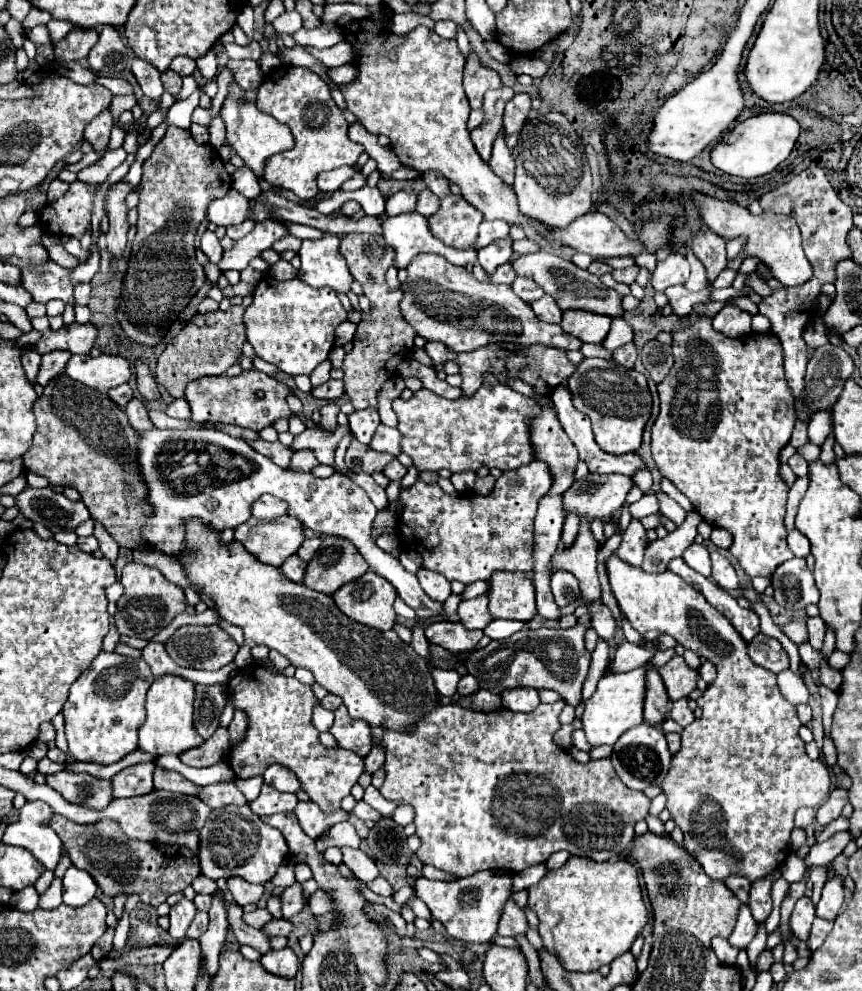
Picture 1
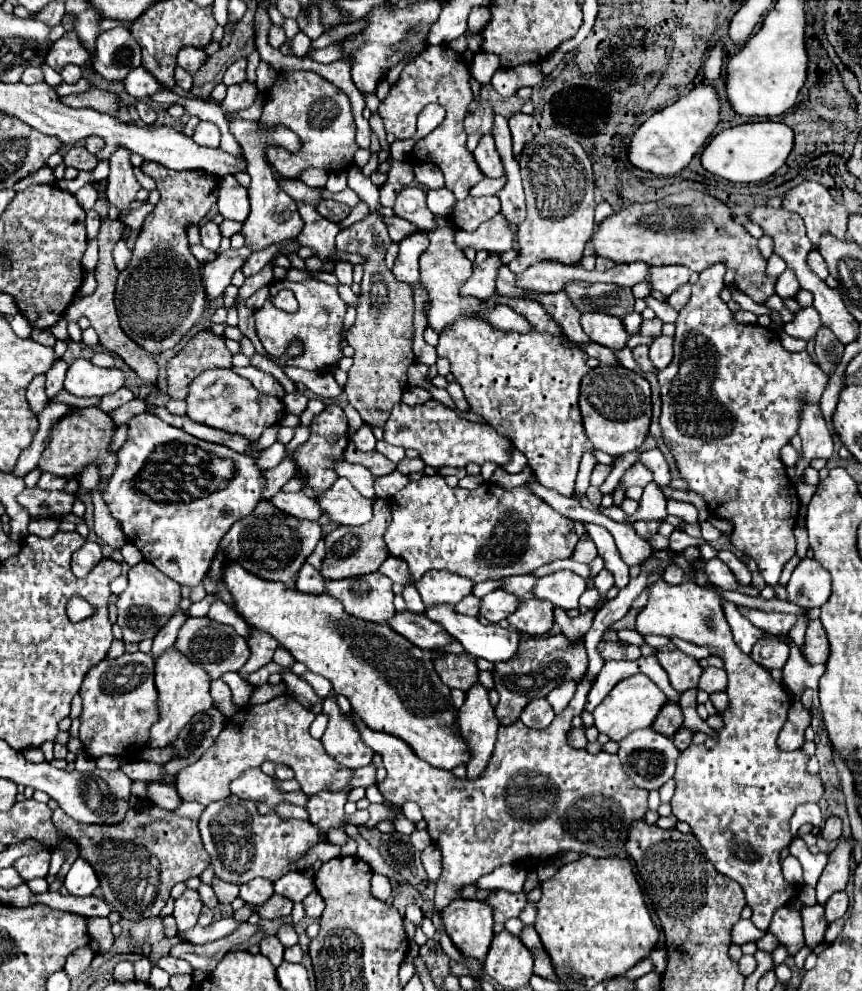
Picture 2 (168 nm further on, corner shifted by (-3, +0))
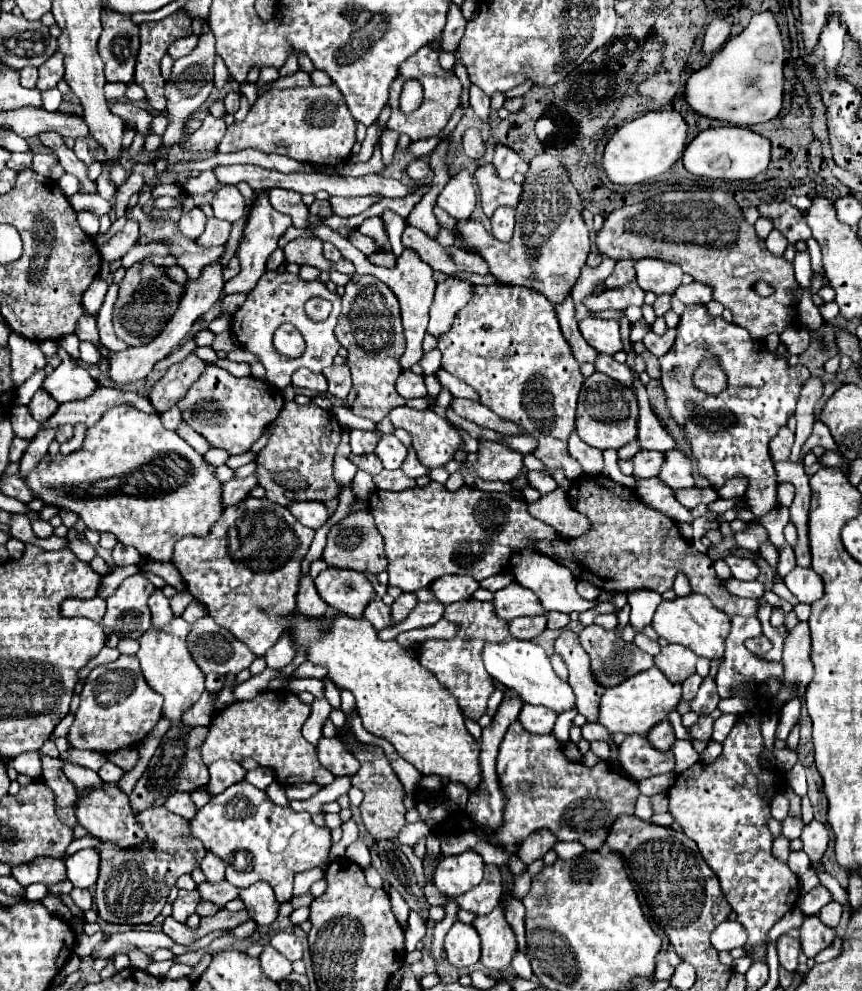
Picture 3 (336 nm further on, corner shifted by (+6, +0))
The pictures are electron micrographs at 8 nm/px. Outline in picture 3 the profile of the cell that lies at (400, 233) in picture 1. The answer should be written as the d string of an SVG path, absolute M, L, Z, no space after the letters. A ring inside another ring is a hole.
M325 226L323 232L315 232L323 242L331 242L337 246L337 250L343 254L343 258L351 260L355 264L355 272L360 275L370 274L377 276L383 284L387 284L393 294L397 296L399 304L401 304L401 318L403 318L403 328L405 328L405 340L407 340L407 346L405 346L405 352L401 356L401 366L403 370L409 370L413 364L417 364L423 356L423 350L421 350L421 342L423 342L423 336L427 332L427 322L429 322L429 308L433 304L433 292L435 292L435 280L433 280L433 270L429 268L429 264L425 264L417 252L413 252L413 248L405 248L401 256L397 256L395 260L395 266L391 268L381 268L381 266L374 266L361 254L355 246L351 246L341 234L337 234L335 230L329 230Z

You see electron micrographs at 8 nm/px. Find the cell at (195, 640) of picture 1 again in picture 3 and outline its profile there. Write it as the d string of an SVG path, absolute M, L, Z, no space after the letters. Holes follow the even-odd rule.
M211 616L199 618L195 624L191 624L187 644L203 674L239 674L255 660L255 654L231 632L215 624Z

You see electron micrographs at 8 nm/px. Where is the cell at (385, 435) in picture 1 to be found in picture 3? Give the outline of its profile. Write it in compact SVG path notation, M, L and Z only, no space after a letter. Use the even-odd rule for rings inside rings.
M375 430L377 432L377 448L375 448L375 454L381 458L383 466L387 470L395 470L403 464L405 456L407 456L407 448L399 442L399 438L395 434L385 434L381 430Z

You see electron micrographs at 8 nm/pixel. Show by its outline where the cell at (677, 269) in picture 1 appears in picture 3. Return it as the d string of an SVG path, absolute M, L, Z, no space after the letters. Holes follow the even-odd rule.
M639 260L635 264L637 284L643 290L651 290L655 294L673 294L681 286L683 270L677 264L661 262L661 260Z

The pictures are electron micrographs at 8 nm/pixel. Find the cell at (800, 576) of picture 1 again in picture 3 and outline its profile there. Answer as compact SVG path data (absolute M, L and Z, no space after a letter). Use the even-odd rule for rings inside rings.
M795 566L785 576L785 586L791 590L791 594L799 598L799 602L805 602L805 604L813 604L823 596L823 580L811 568Z

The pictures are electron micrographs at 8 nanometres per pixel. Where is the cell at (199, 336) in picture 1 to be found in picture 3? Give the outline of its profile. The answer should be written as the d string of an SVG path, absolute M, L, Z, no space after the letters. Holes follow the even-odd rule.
M189 354L185 360L169 366L165 376L149 392L149 400L155 406L155 410L161 414L169 410L173 404L177 404L177 400L181 400L187 394L191 384L203 374L205 368L207 362L195 354Z

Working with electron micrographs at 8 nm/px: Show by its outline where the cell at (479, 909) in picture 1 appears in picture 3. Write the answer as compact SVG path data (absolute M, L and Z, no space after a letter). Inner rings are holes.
M455 920L455 924L445 936L447 960L455 968L465 968L479 962L479 952L481 948L479 948L477 930L471 924L463 924L461 920Z

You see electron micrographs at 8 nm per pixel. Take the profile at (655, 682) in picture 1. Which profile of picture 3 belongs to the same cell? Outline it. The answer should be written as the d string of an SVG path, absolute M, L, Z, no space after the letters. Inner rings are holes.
M661 720L657 726L653 726L647 734L647 740L659 748L659 750L669 750L675 742L675 732L673 732L673 726L667 722L667 720Z

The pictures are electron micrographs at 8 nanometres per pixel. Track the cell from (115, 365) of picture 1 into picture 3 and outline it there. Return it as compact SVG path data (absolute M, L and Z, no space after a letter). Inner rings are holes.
M58 344L57 354L61 364L43 380L43 388L61 404L69 400L85 400L97 390L97 382L91 374L79 366L75 360Z

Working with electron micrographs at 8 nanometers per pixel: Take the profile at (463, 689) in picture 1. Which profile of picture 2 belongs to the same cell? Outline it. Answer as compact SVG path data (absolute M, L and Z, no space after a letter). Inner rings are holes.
M480 684L470 688L464 706L458 710L458 724L462 738L470 746L472 760L466 766L466 780L476 780L488 764L488 758L496 744L498 720L494 708L488 702L488 690Z

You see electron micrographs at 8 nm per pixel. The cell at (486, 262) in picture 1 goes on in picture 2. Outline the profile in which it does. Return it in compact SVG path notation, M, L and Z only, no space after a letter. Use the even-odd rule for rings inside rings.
M488 256L482 264L474 264L472 278L464 282L464 286L460 288L460 296L472 296L478 300L490 298L496 292L494 280L496 280L500 264L502 262L498 256Z

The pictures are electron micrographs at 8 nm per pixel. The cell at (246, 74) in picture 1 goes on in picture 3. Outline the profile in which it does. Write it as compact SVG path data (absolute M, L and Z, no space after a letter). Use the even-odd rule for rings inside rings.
M211 114L203 120L203 126L195 130L189 140L185 142L185 150L199 150L199 152L209 152L219 146L223 134L225 134L225 116L223 118L213 118Z

